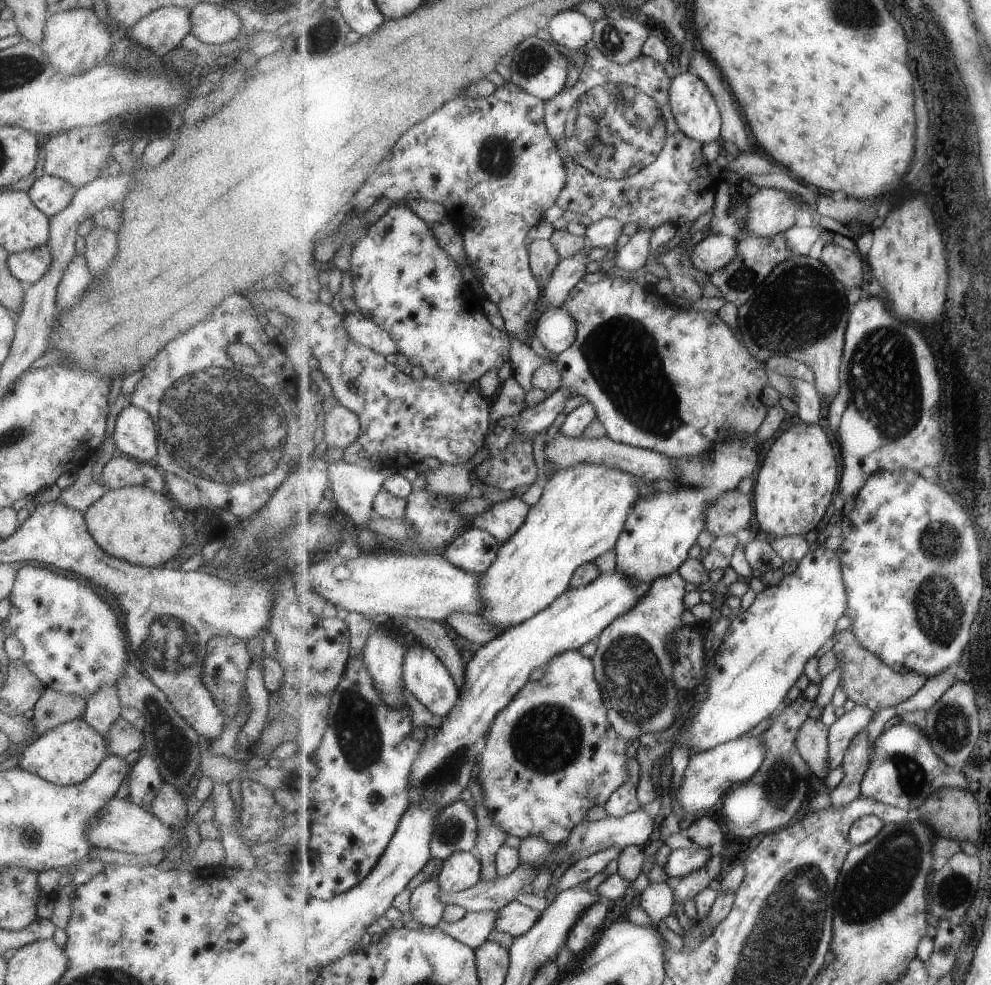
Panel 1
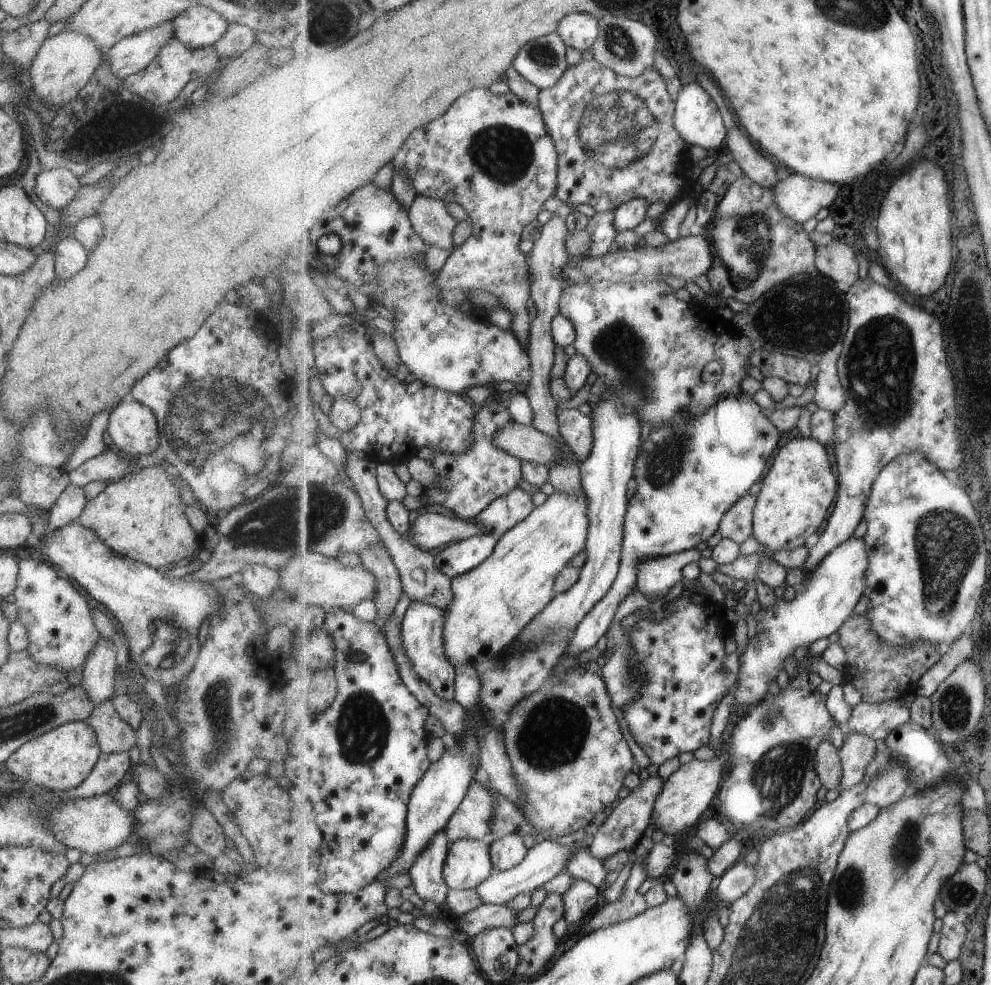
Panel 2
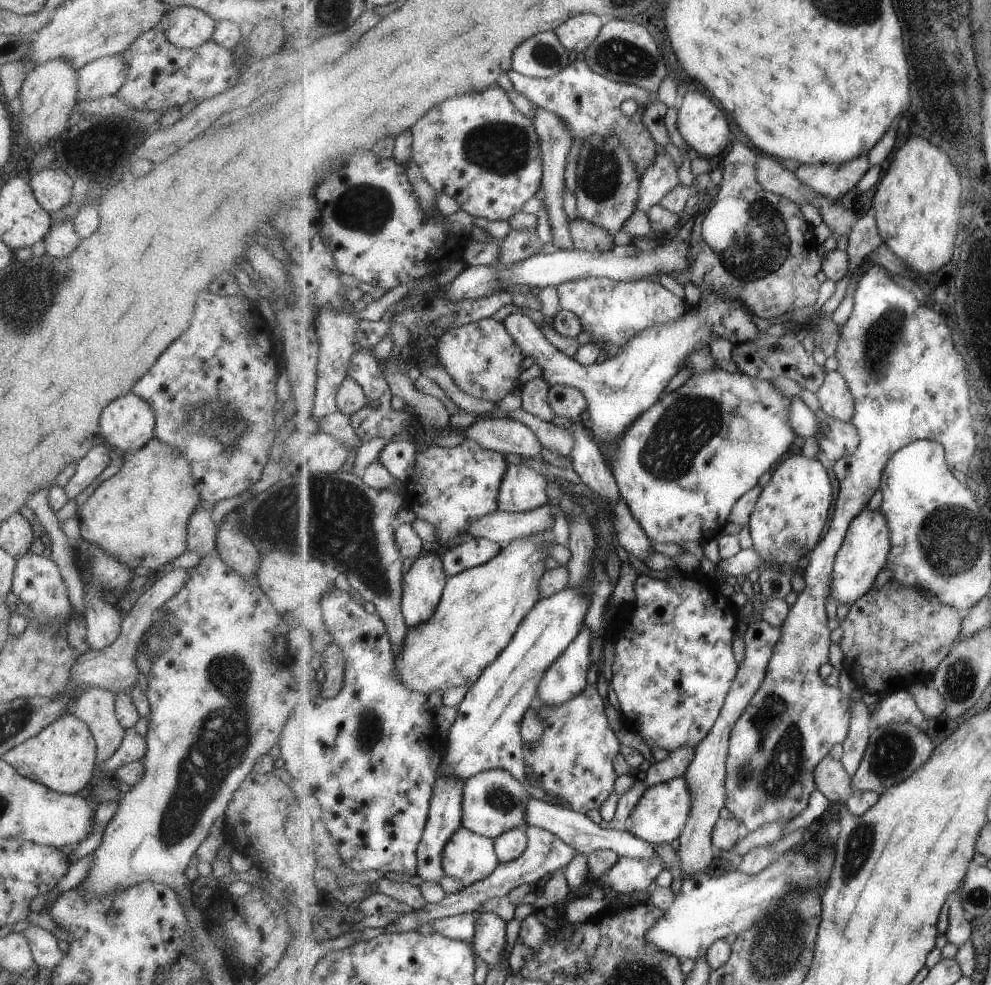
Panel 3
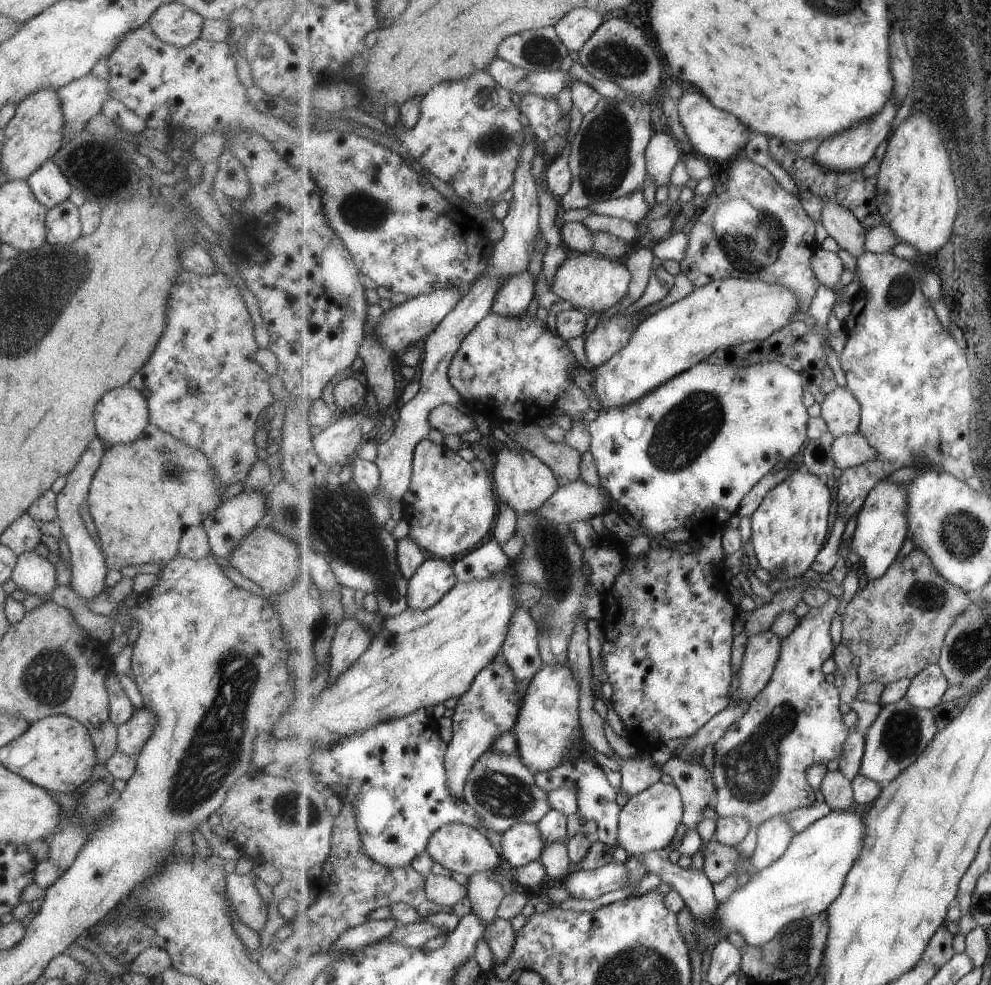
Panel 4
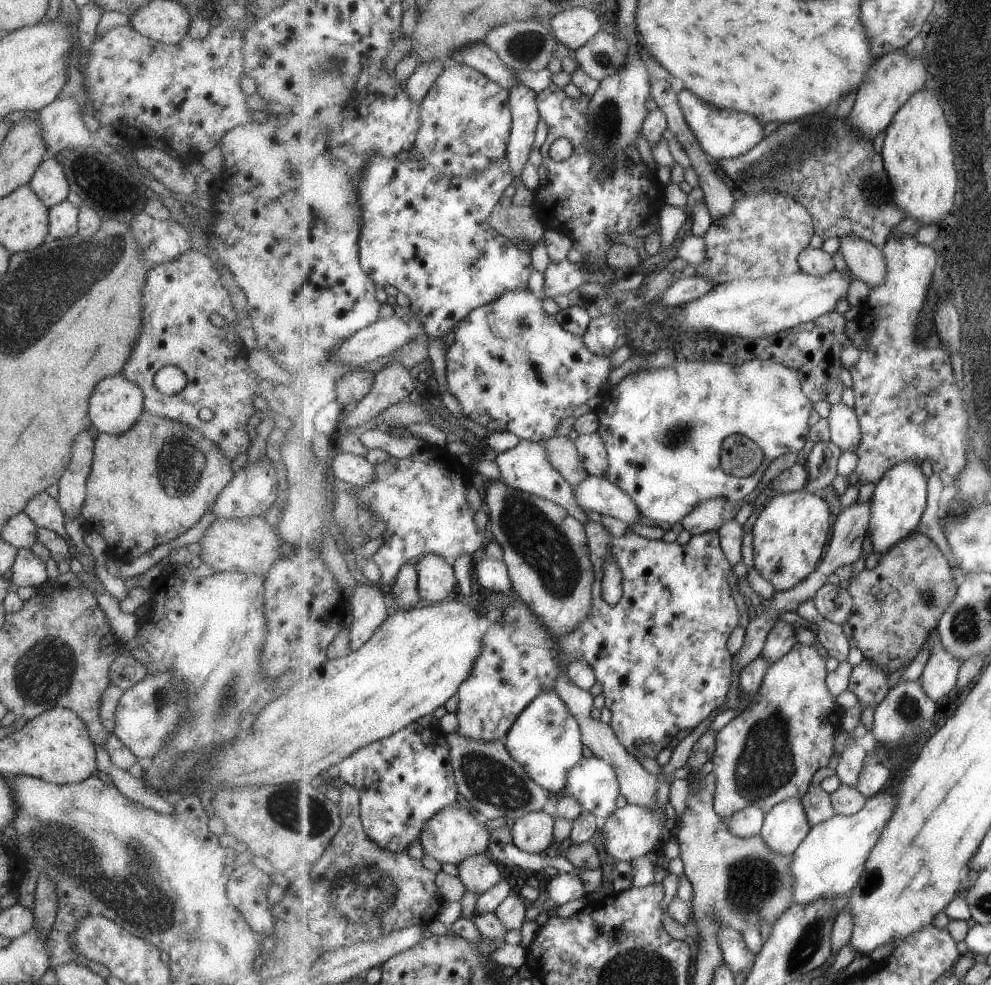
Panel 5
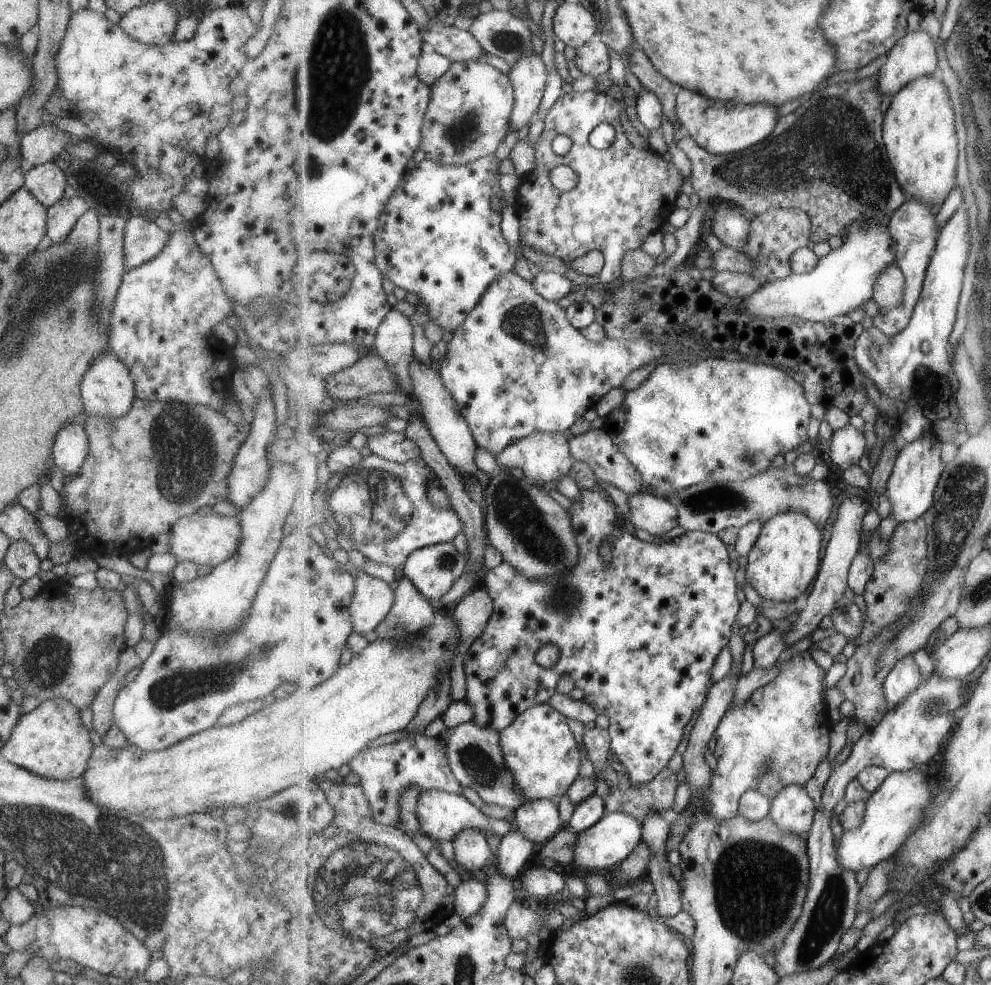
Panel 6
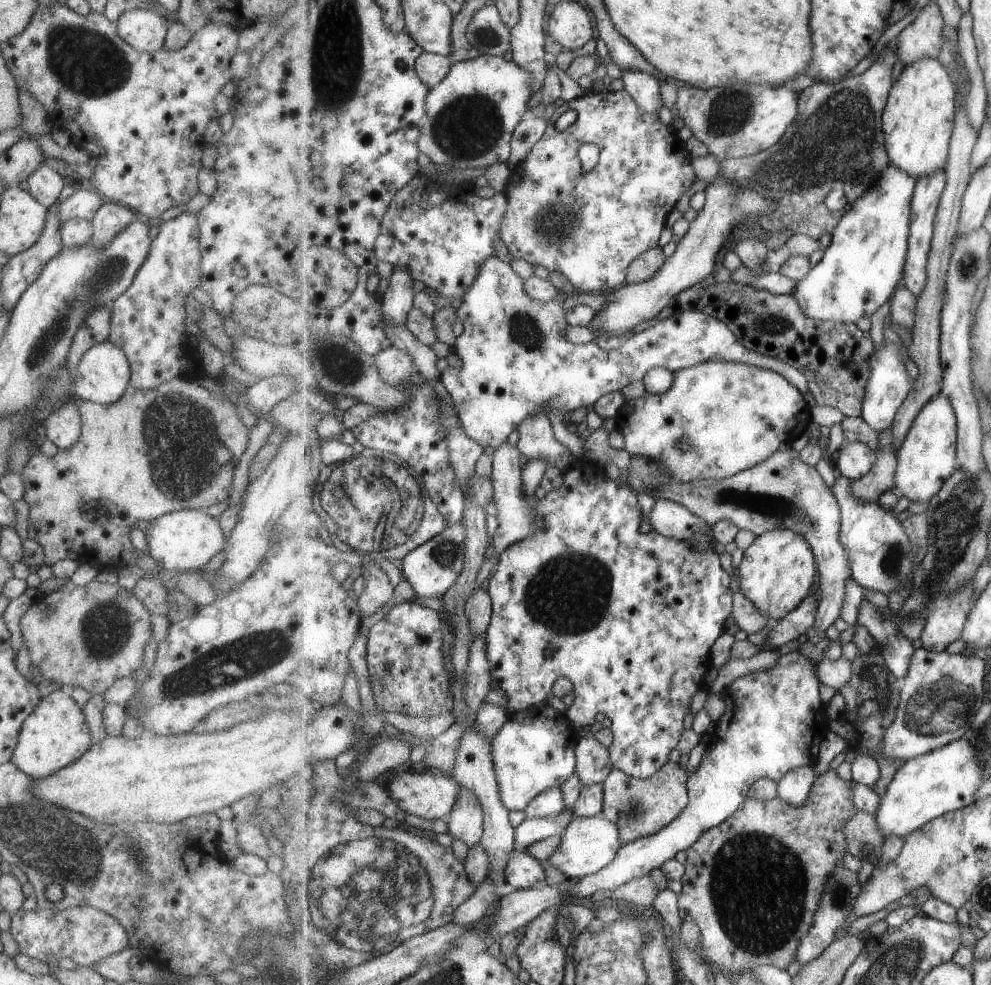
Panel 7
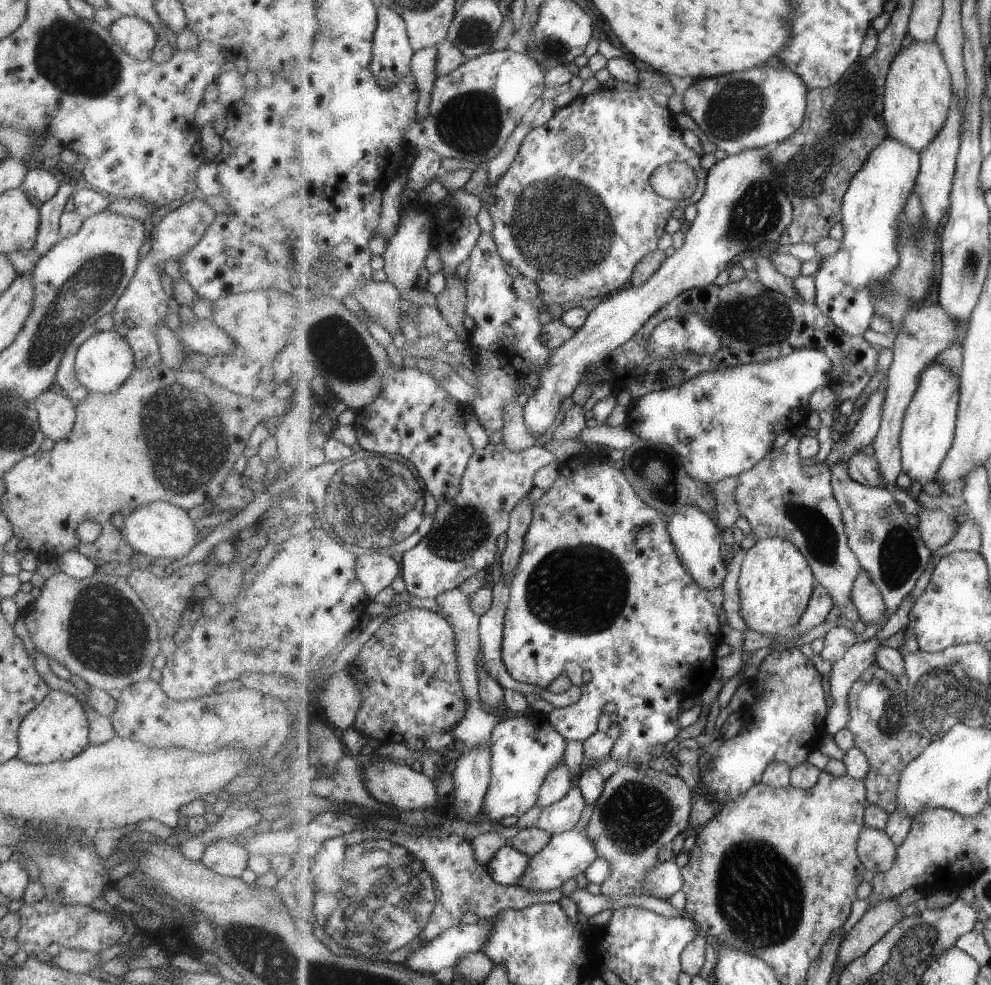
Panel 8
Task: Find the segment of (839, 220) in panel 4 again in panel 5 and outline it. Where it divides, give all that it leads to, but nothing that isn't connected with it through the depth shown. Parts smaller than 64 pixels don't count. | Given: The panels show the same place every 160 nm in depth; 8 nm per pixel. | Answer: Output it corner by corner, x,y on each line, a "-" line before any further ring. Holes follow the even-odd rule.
849,235
840,242
840,252
853,276
865,282
870,289
883,284
888,264
881,247

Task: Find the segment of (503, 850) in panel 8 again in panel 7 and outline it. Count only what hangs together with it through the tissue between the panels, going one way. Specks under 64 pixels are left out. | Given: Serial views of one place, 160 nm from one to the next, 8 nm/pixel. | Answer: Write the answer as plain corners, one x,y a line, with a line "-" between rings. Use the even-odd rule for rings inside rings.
527,851
511,853
507,863
506,880
511,889
530,889
545,884
545,863

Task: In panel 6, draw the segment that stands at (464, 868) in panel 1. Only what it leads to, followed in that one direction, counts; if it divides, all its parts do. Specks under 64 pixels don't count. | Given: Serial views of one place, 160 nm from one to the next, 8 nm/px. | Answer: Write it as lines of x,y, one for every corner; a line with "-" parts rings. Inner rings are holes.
431,789
429,793
421,793
417,810
420,825
425,834
428,834
437,842
439,840
454,842
454,838
458,837
458,834
465,829
480,830
487,838
489,835
503,838
511,830
511,821
487,817
471,800
467,800
463,794
447,792
441,789

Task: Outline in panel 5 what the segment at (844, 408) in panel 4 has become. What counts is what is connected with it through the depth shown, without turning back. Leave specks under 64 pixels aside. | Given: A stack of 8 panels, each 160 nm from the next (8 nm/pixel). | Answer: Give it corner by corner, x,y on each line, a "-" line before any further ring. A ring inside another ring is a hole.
835,403
827,417
830,422
831,441
843,452
858,452
862,441
862,426
857,410
847,404

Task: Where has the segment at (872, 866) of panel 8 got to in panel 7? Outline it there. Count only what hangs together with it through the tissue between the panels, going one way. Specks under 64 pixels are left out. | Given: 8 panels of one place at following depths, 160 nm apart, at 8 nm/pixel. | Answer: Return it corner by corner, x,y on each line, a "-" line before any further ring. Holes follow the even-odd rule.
859,811
847,822
845,831
848,852
860,861
870,862
877,866
884,853
886,838
880,831
876,816

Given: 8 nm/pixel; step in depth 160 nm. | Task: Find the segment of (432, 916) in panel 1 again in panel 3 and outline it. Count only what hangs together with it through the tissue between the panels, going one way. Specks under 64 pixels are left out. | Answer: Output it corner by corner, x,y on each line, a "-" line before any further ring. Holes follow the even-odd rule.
456,778
439,779
434,789
430,817
420,845
418,846
418,874
424,880
440,881
445,875
443,868
443,850
451,837
462,827
463,799
465,781

